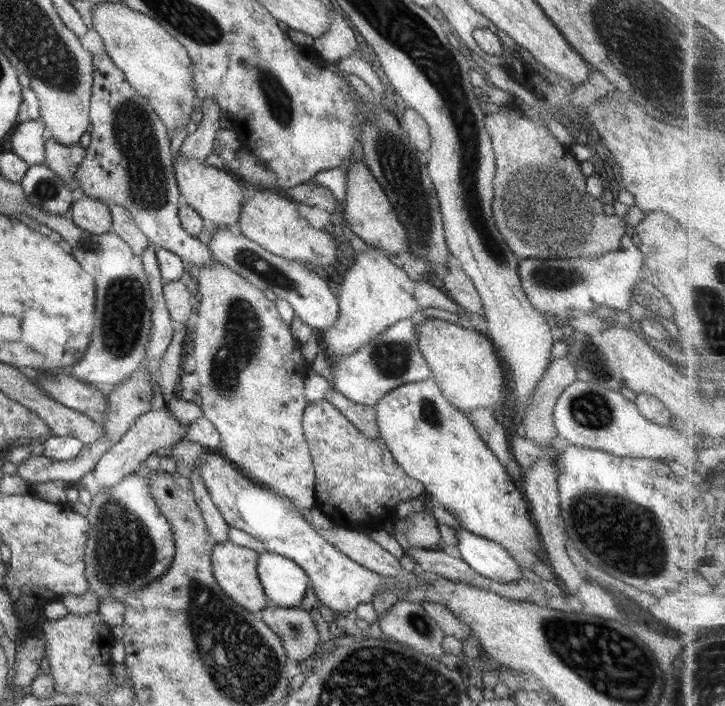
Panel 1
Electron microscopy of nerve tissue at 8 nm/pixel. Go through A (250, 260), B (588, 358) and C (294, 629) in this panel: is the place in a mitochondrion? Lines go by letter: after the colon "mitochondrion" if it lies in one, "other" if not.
A: mitochondrion
B: mitochondrion
C: mitochondrion

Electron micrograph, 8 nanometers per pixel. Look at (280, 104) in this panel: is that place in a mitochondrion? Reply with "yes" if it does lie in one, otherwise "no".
yes

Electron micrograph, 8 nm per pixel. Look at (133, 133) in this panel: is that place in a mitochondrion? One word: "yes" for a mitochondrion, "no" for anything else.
yes

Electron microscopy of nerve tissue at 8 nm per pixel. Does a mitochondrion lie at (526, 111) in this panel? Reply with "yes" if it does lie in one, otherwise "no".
no

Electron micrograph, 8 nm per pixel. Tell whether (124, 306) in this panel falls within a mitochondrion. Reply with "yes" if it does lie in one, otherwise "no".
yes

